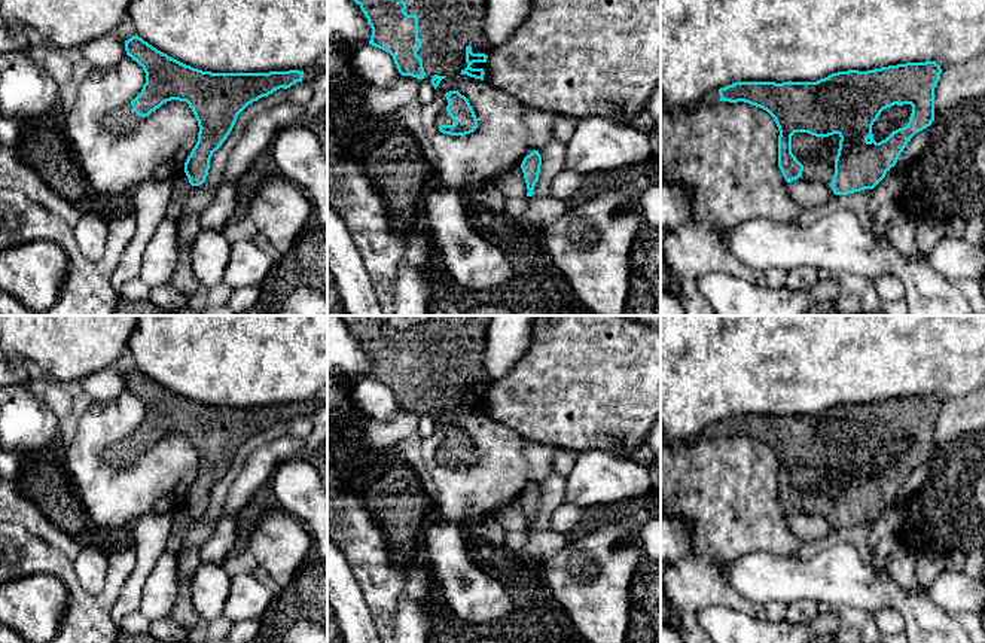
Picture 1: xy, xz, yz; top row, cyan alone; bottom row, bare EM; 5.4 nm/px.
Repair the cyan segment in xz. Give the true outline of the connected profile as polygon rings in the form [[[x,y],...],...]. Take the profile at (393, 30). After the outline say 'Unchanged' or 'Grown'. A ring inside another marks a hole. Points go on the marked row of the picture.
[[[354,0],[372,28],[369,45],[388,52],[402,76],[430,80],[434,89],[446,76],[467,74],[484,80],[484,67],[494,49],[485,37],[487,0]]]. Grown

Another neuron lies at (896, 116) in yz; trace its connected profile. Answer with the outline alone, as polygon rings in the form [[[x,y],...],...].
[[[911,104],[891,106],[881,112],[878,119],[872,125],[873,140],[876,143],[885,140],[893,131],[908,125],[912,113]]]

